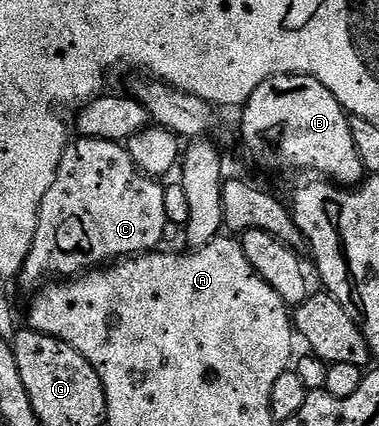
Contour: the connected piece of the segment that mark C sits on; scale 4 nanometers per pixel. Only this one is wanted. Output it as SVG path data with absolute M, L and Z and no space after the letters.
M75 138L66 148L60 169L56 169L56 181L52 181L48 193L44 193L44 201L38 210L36 237L20 272L23 285L34 289L45 284L48 277L77 277L120 259L159 250L163 246L168 220L164 213L166 187L158 183L161 182L157 178L138 169L123 144Z

